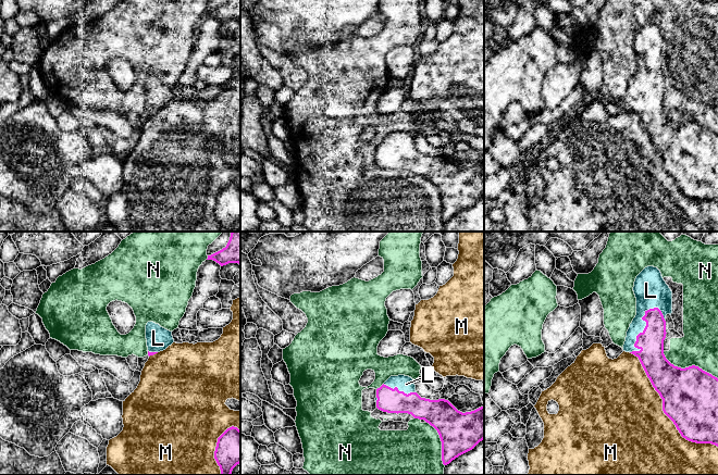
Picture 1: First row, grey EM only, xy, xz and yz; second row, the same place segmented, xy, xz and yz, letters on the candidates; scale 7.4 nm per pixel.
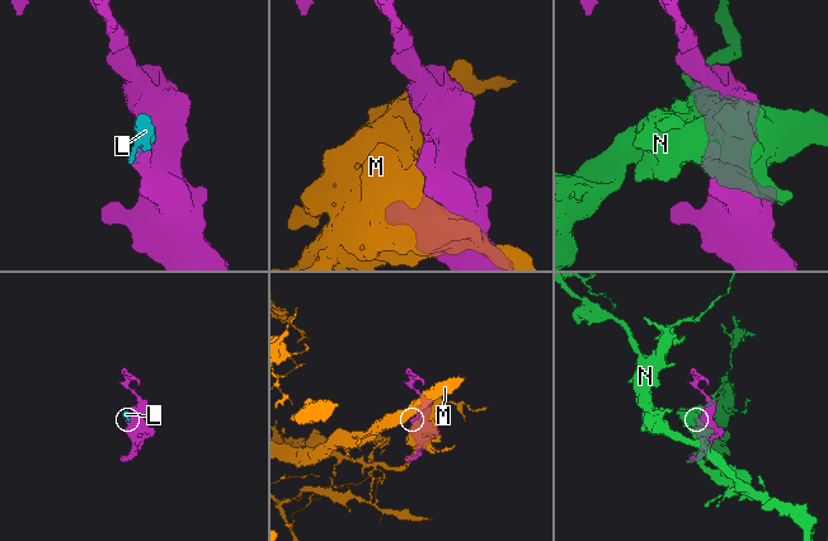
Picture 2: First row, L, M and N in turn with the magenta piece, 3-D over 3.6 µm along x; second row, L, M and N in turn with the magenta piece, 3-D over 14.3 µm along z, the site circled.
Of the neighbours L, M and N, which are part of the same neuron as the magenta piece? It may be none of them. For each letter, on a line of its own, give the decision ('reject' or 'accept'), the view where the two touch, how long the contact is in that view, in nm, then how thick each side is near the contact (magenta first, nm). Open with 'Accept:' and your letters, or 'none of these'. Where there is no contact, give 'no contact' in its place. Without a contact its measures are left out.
Accept: L
L: accept; meets magenta in yz; contact 400 nm long; 190 nm thick on the magenta side, 190 nm on the other
M: reject; meets magenta in yz; contact 950 nm long; 420 nm thick on the magenta side, 500 nm on the other
N: reject; meets magenta in yz; contact 460 nm long; 420 nm thick on the magenta side, 280 nm on the other

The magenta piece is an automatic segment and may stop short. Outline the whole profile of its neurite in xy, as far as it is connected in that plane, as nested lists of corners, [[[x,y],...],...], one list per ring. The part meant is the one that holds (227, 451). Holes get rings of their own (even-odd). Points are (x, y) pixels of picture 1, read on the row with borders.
[[[237,427],[227,428],[218,438],[214,459],[221,475],[231,475],[233,468],[240,463],[240,430]]]

